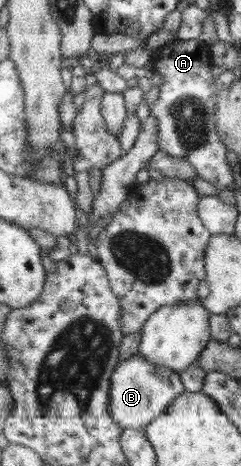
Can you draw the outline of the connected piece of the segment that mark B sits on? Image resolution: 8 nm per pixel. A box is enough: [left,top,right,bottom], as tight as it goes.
[111,354,185,429]

